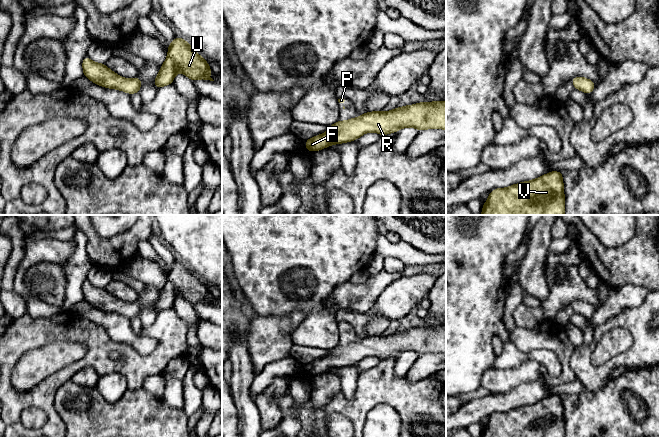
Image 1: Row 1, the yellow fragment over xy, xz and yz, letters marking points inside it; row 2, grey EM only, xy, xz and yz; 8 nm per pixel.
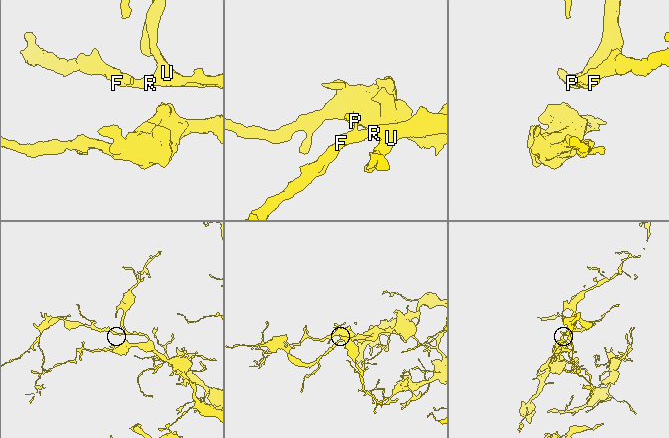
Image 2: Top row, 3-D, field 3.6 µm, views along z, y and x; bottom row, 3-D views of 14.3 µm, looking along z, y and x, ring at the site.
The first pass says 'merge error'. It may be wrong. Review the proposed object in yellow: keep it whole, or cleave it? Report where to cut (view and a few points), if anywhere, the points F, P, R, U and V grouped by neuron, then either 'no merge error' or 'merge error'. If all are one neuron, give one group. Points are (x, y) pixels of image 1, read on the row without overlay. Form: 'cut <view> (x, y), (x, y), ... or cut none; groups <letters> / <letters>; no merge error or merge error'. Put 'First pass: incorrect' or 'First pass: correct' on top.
First pass: incorrect
cut none; groups F P R U V; no merge error

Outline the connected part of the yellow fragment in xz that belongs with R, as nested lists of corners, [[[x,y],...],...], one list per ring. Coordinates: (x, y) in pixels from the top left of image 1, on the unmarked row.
[[[420,326],[395,332],[391,335],[373,335],[358,342],[337,345],[328,350],[328,355],[305,364],[307,375],[315,376],[333,368],[357,364],[363,358],[376,356],[380,360],[397,356],[405,351],[419,355],[425,353],[446,354],[446,326]]]

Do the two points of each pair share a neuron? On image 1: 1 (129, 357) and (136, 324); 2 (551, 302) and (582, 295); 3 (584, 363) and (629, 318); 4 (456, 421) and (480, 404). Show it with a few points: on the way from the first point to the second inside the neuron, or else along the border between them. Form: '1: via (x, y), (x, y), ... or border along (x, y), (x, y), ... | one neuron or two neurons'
1: border along (143, 327), (138, 335) | two neurons
2: via (559, 297), (561, 295), (574, 295) | one neuron
3: via (604, 370), (624, 360), (637, 347), (637, 338) | one neuron
4: via (462, 418), (474, 410) | one neuron

